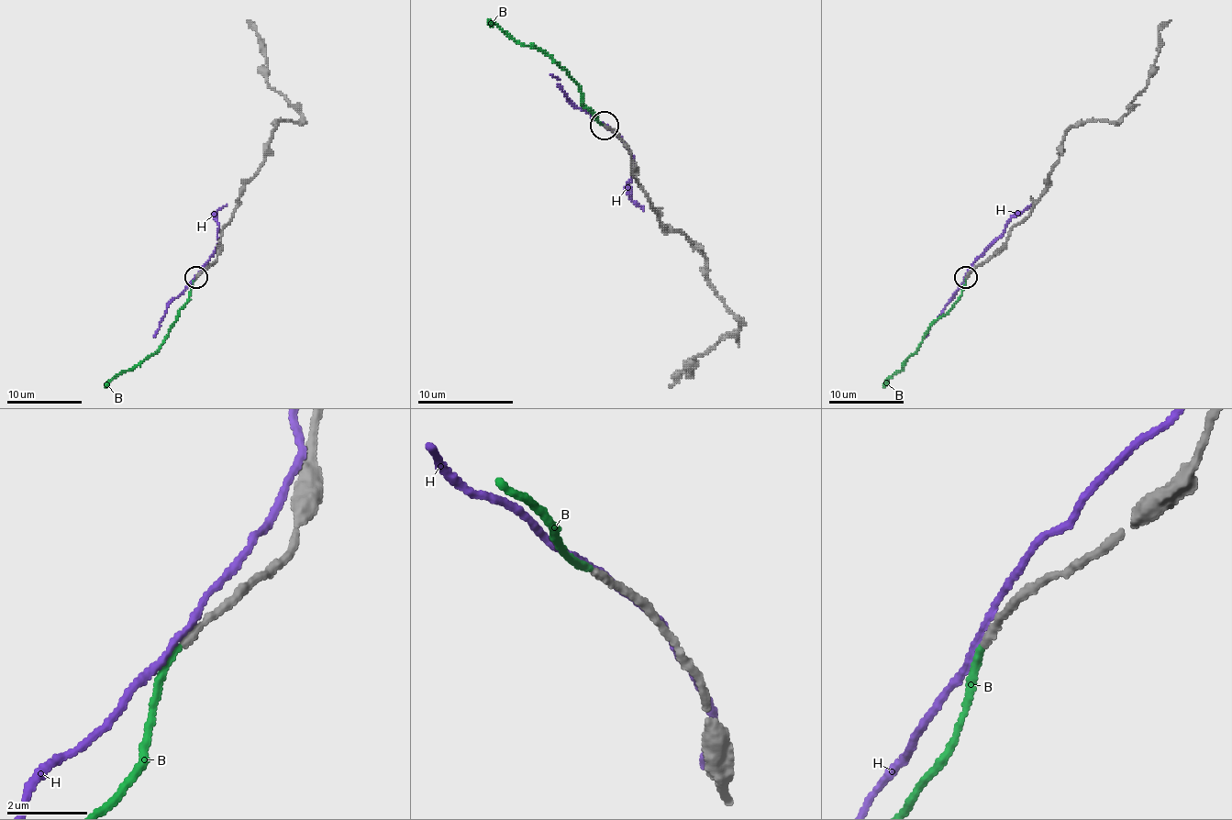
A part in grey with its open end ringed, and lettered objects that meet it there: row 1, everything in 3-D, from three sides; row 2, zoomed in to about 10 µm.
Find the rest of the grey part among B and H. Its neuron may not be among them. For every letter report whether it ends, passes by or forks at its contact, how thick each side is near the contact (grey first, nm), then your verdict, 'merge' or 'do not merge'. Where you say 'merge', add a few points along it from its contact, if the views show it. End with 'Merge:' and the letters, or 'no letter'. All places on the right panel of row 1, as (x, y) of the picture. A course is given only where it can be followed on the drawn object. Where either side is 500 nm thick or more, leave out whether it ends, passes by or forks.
B: it ends; calibres 190 and 160 nm; merge; course (965, 277), (960, 299), (929, 327), (922, 342), (882, 387)
H: it passes by; calibres 240 and 150 nm; do not merge
Merge: B

